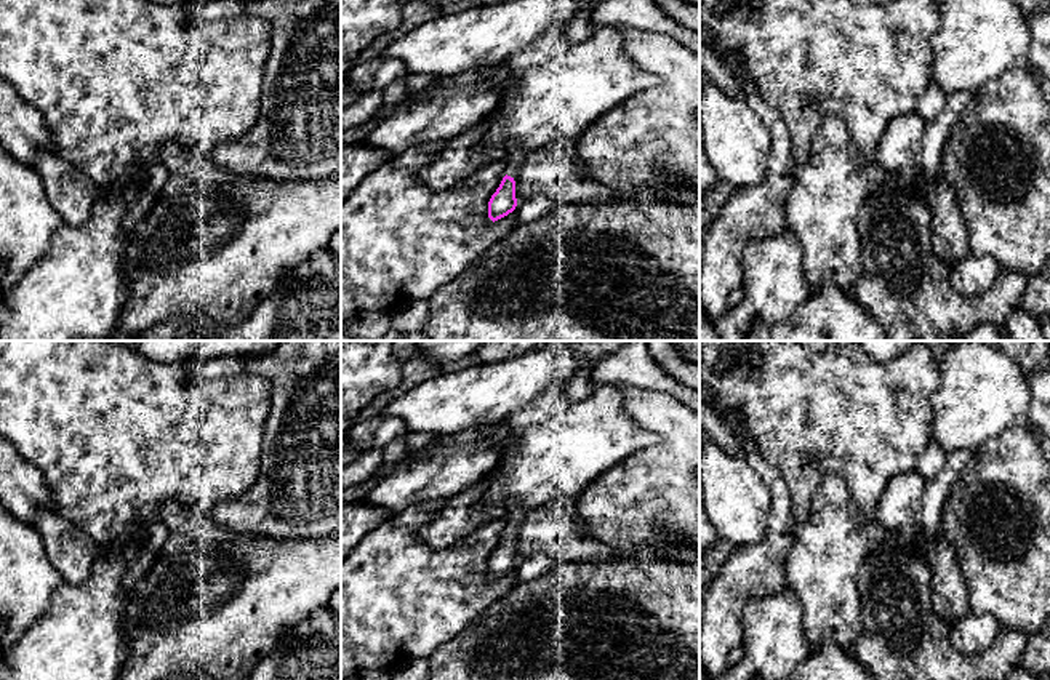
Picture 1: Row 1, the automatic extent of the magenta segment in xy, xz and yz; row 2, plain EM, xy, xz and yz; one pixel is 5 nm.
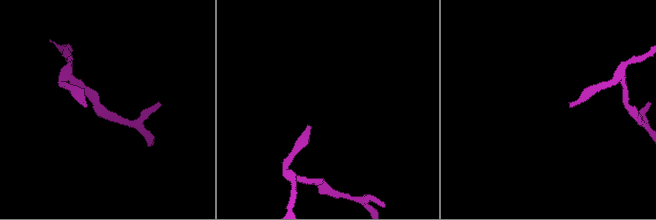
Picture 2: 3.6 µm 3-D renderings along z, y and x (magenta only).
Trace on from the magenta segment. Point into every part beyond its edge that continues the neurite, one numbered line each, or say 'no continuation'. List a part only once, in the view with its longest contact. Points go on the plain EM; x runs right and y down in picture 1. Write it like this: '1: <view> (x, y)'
1: xz (559, 458)

